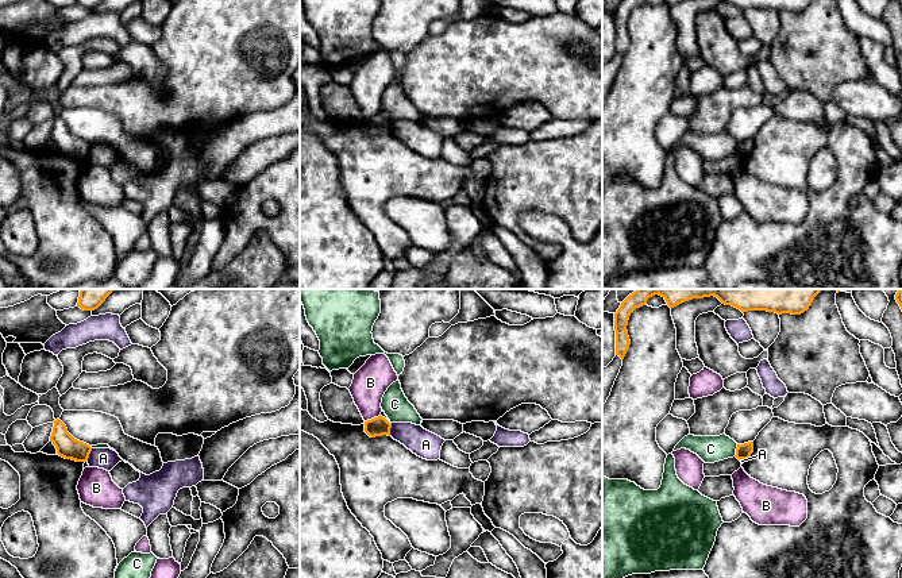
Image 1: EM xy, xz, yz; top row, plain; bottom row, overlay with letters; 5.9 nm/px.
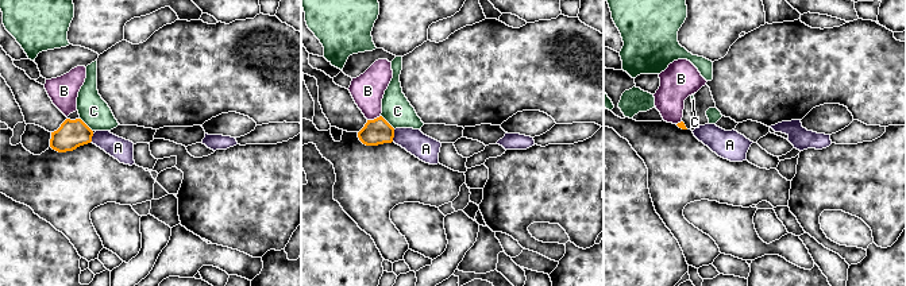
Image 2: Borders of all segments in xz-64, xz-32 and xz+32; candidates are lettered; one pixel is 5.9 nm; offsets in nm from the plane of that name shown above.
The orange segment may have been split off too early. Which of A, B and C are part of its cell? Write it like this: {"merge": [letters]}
{"merge": []}

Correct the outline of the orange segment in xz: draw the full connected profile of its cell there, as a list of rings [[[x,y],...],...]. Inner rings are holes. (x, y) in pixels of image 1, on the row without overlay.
[[[381,112],[378,115],[365,119],[365,130],[370,135],[382,134],[382,132],[390,134],[390,126],[392,120],[389,120]]]

